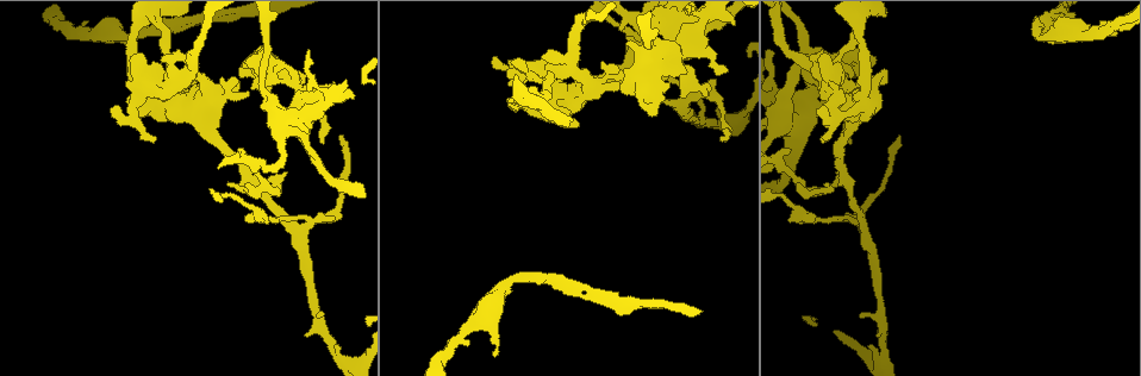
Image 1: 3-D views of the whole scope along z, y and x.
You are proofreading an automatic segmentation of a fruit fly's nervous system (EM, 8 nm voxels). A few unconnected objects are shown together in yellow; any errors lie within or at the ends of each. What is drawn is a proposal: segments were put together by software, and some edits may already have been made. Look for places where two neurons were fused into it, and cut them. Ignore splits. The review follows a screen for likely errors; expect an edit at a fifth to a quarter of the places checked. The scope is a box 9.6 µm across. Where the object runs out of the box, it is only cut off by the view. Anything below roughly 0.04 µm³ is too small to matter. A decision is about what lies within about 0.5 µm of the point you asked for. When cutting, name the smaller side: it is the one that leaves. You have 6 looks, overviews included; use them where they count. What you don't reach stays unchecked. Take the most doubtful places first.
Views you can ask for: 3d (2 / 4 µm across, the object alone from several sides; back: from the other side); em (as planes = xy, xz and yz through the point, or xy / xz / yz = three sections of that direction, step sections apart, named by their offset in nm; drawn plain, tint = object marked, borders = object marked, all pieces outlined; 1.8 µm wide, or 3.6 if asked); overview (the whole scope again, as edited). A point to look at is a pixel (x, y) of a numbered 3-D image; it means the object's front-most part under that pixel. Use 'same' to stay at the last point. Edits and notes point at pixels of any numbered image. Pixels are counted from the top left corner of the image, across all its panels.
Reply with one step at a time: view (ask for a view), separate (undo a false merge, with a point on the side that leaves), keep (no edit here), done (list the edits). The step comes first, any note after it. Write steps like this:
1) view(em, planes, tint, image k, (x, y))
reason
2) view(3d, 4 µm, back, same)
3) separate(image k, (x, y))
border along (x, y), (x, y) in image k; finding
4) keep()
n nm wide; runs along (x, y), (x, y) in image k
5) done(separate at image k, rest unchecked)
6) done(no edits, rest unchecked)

view(3d, 2 µm, image 1, (856, 24))
sharp bend

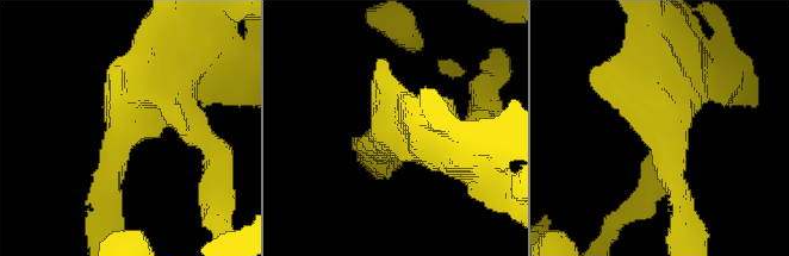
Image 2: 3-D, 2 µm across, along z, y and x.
view(em, planes, tint, image 2, (667, 132))
shape alone is not enough

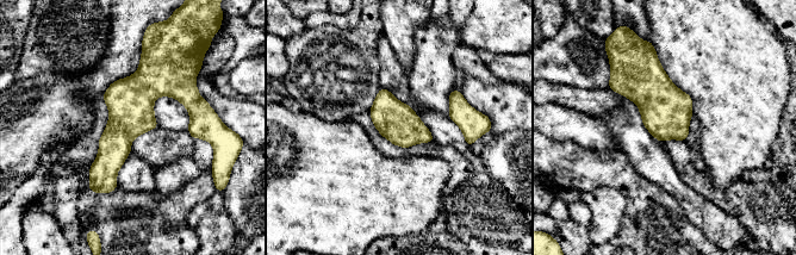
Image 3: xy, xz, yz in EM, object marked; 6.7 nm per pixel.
keep()
runs along (204, 118), (179, 91), (156, 91), (92, 182) in image 3; all the same neuron

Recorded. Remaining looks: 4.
view(em, planes, tint, image 1, (572, 69))
three arms meet

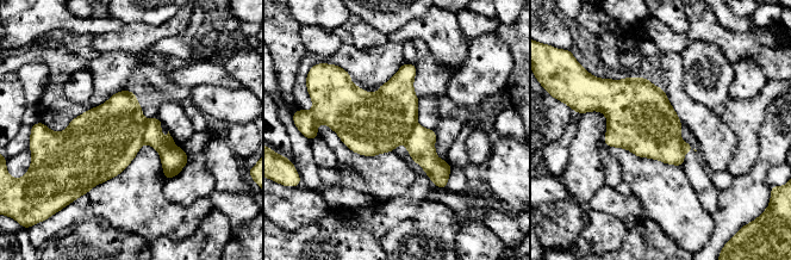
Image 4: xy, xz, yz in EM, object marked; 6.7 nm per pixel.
separate(image 4, (172, 156))
border along (147, 121), (143, 142) in image 4; two neurons meet here

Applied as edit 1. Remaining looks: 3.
view(em, 3.6 µm, xy, step 8, tint, image 1, (280, 75))
three-way junction

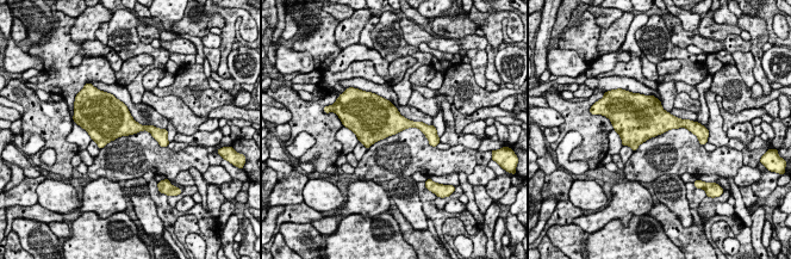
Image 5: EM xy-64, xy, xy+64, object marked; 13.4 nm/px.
keep()
360 nm wide; all the same neuron

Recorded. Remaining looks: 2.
done(separate at image 4, rest unchecked)

